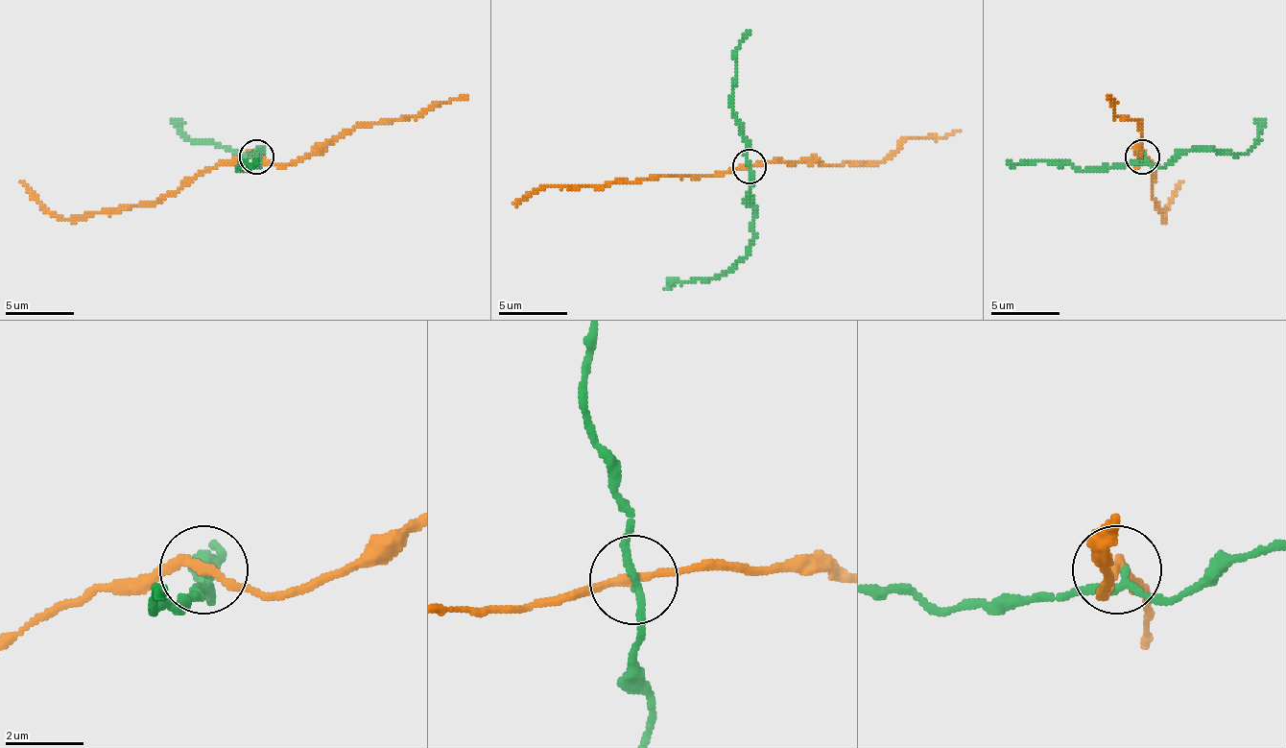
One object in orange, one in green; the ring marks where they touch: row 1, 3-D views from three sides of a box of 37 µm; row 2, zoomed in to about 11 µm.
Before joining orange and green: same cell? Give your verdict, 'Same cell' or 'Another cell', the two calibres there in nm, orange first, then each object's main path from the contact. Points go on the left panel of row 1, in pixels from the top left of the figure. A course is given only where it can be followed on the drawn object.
Another cell. Thickness 220 nm (orange) against 160 nm. Course of orange: (257, 157), (220, 160), (154, 202), (68, 219), (51, 212), (20, 181). Course of green: (257, 157), (257, 167), (261, 151), (236, 154), (220, 143), (199, 143), (171, 119)

